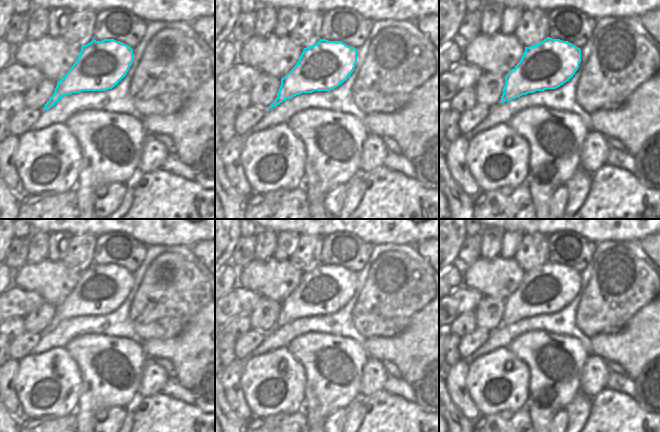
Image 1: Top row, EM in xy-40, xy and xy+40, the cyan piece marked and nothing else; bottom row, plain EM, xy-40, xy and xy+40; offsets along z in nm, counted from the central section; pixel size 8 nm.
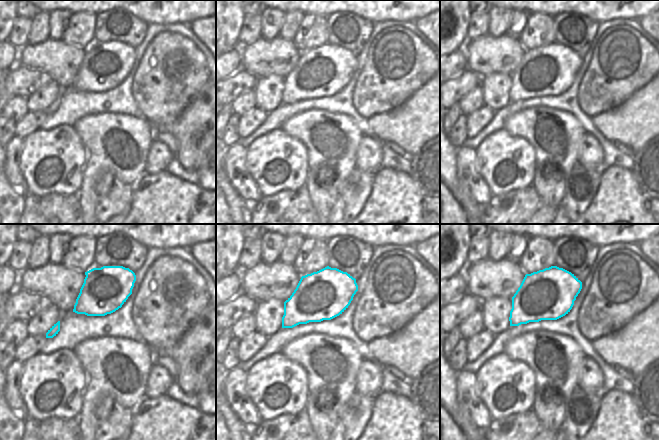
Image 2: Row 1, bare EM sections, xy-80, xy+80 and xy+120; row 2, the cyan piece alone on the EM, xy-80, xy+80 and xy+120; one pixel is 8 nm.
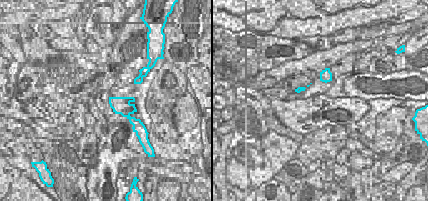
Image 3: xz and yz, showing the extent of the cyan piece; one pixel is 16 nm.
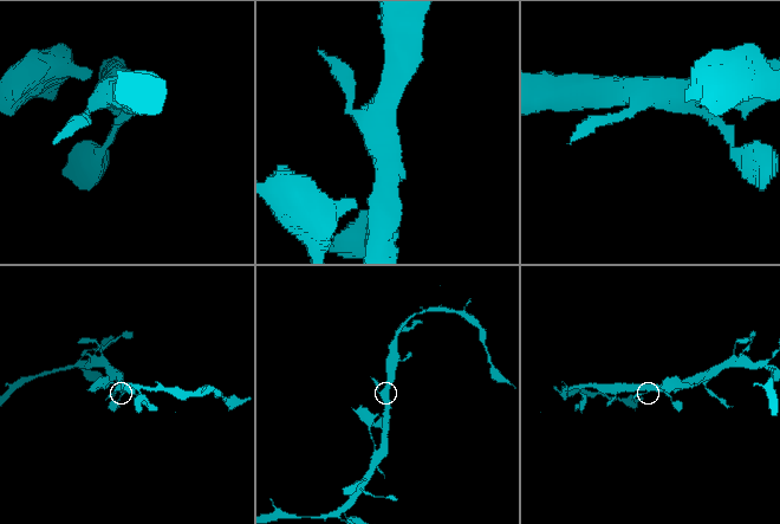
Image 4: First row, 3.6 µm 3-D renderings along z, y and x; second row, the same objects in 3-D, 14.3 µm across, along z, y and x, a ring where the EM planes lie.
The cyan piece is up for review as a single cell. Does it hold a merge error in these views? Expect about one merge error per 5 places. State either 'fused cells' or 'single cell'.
single cell

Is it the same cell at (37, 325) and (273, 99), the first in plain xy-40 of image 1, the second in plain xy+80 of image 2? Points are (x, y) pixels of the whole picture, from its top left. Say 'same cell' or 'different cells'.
same cell

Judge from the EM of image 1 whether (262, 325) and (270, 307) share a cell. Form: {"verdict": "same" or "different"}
{"verdict": "same"}

